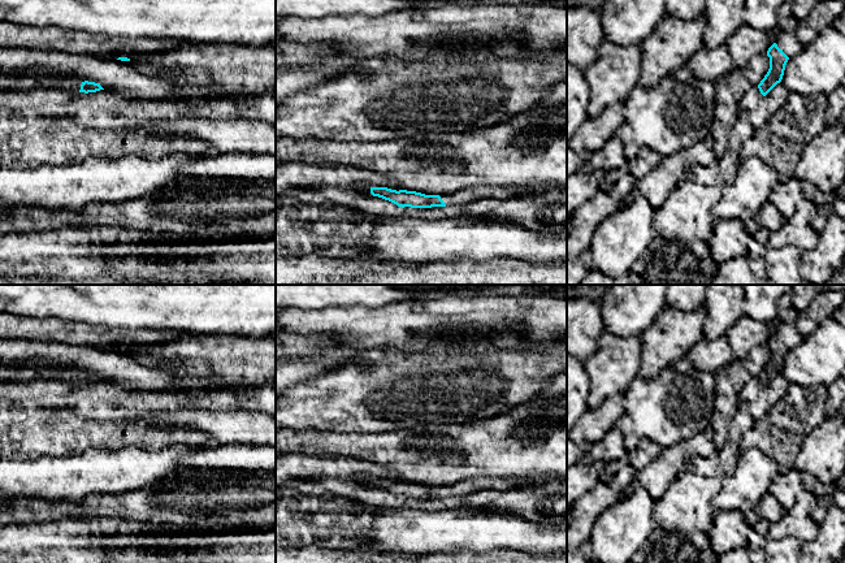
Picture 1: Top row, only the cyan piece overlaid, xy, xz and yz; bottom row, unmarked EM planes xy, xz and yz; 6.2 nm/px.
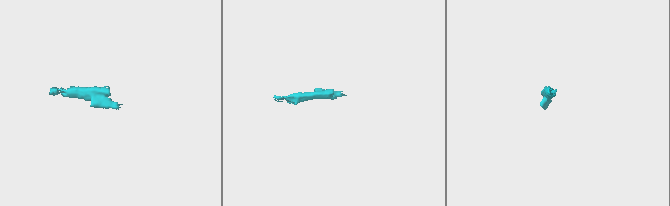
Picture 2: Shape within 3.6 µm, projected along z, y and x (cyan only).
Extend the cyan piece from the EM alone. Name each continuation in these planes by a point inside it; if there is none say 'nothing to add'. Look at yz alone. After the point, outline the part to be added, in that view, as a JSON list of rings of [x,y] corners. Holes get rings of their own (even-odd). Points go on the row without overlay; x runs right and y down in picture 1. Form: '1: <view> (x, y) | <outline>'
1: yz (785, 324) | [[[792,294],[784,295],[777,304],[777,319],[774,322],[777,338],[788,347],[793,348],[803,341],[803,335],[797,328],[798,311],[794,307]]]

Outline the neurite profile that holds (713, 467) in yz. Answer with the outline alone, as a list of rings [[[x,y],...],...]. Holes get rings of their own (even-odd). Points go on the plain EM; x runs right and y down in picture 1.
[[[741,402],[736,415],[729,423],[728,438],[722,450],[712,458],[693,456],[686,462],[685,469],[706,477],[720,477],[732,475],[740,455],[740,442],[744,434],[755,424],[749,404]]]

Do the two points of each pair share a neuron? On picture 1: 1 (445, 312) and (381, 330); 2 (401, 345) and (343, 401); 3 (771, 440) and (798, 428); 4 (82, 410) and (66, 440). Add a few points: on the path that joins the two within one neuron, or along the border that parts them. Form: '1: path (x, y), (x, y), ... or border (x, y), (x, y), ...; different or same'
1: path (429, 324), (397, 327); same
2: border (364, 350), (391, 349), (404, 353), (425, 353); different
3: path (776, 432), (780, 428), (791, 428); same
4: border (76, 416), (89, 420); different

